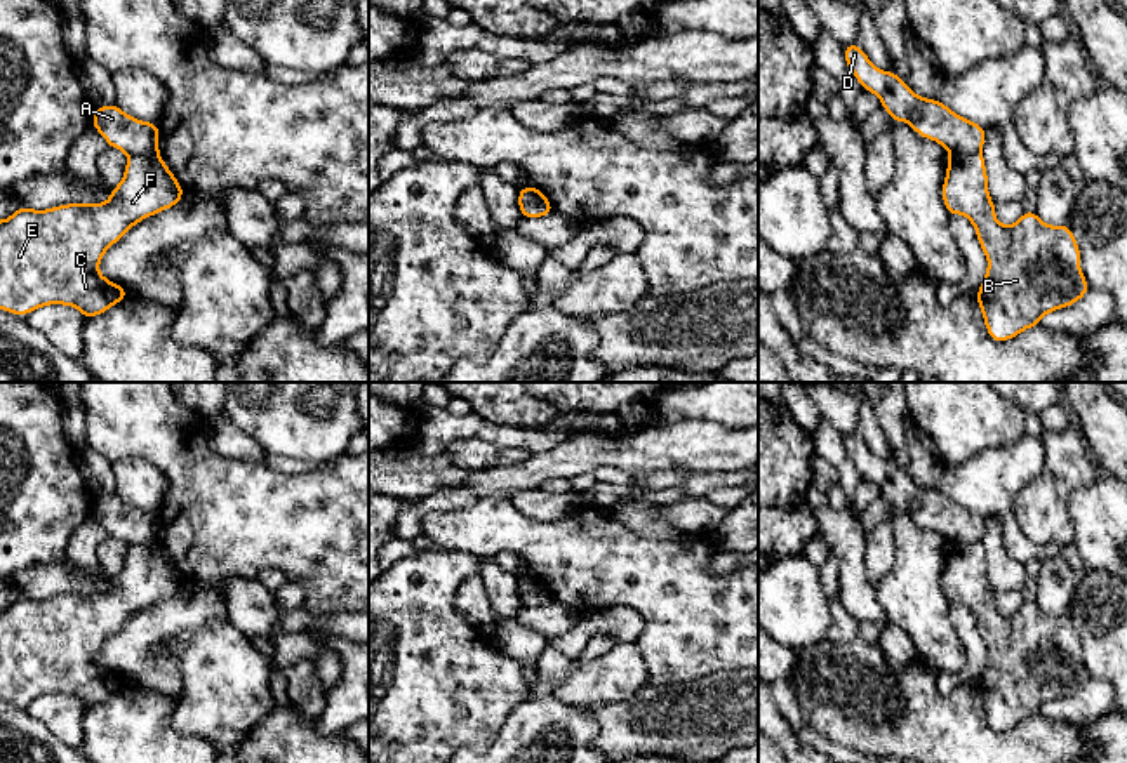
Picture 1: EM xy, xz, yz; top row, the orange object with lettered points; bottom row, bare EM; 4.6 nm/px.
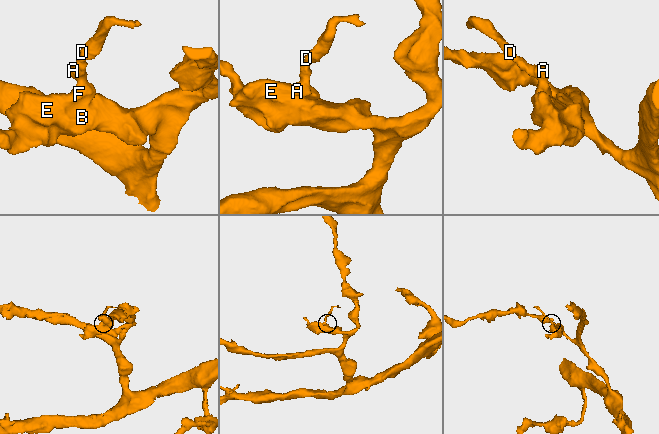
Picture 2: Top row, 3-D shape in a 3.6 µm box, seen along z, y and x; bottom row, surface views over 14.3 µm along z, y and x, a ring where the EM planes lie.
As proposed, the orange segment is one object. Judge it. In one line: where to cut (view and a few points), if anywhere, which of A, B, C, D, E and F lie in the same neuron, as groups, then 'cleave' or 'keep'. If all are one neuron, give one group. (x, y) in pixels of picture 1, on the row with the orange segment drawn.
xy (157, 150), (129, 157) | A D / B C E F | cleave

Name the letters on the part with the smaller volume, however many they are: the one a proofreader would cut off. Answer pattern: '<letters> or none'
A, D

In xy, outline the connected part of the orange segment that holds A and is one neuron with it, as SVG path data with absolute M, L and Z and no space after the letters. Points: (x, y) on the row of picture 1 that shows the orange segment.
M117 104L94 108L92 127L106 139L110 148L129 156L158 151L158 123L132 118Z

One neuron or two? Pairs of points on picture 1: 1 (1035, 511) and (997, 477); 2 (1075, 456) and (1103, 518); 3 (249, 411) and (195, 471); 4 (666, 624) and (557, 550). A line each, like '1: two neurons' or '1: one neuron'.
1: two neurons
2: two neurons
3: two neurons
4: one neuron

